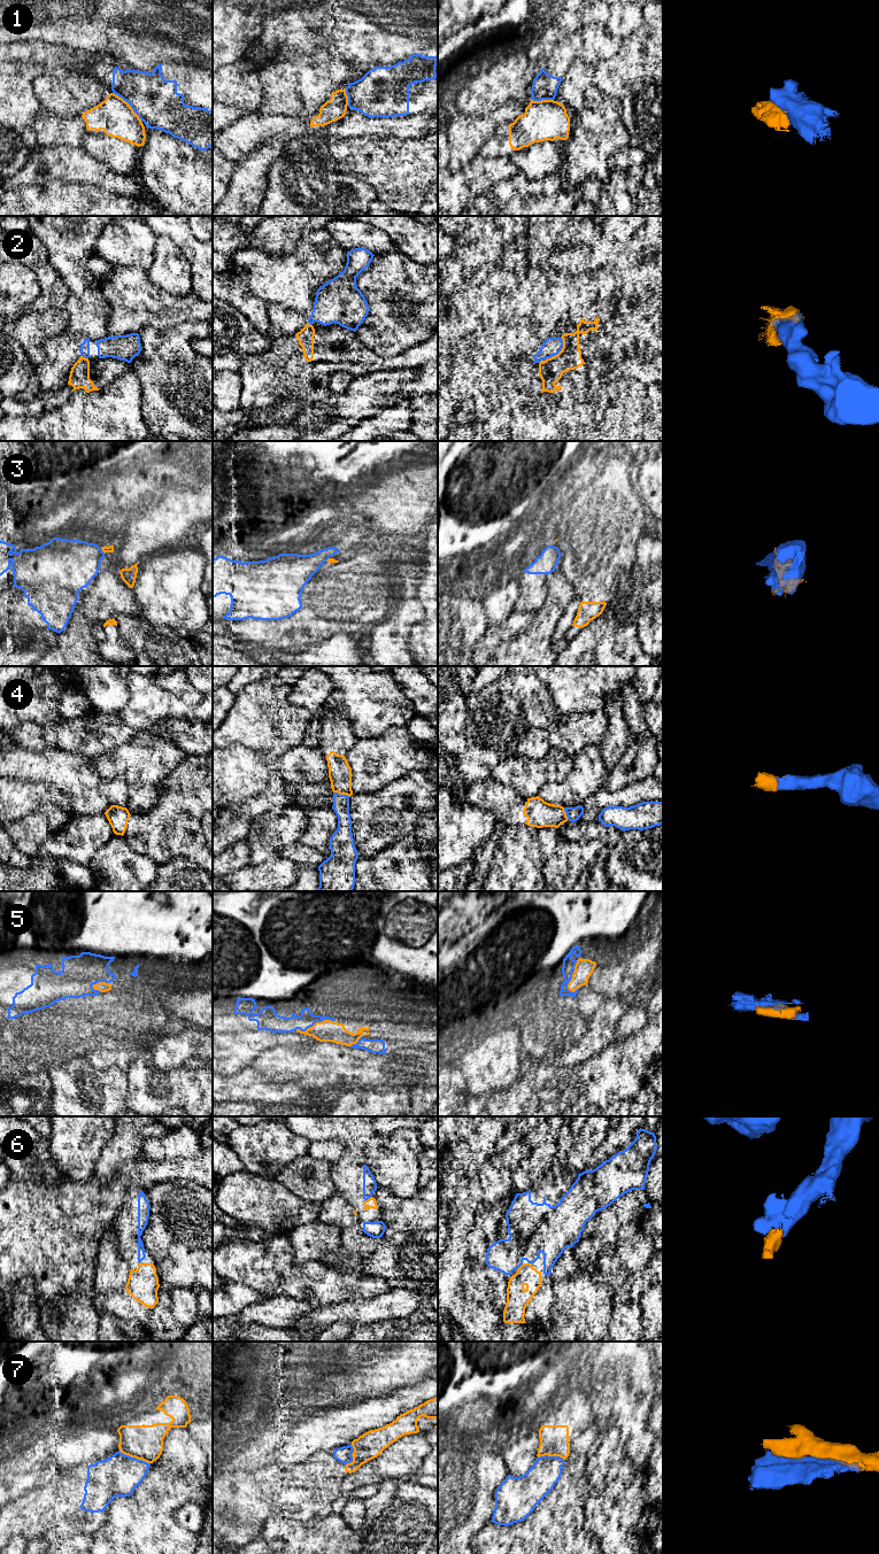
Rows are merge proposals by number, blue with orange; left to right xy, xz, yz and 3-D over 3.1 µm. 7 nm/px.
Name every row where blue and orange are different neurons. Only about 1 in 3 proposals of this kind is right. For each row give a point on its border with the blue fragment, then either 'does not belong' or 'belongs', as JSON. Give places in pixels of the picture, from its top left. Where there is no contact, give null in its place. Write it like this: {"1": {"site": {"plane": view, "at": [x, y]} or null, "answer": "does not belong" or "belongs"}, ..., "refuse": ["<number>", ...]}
{"1": {"site": {"plane": "xy", "at": [129, 103]}, "answer": "does not belong"}, "2": {"site": {"plane": "yz", "at": [560, 350]}, "answer": "belongs"}, "3": {"site": {"plane": "xy", "at": [101, 550]}, "answer": "does not belong"}, "4": {"site": {"plane": "xz", "at": [341, 795]}, "answer": "belongs"}, "5": {"site": {"plane": "xz", "at": [315, 1022]}, "answer": "belongs"}, "6": {"site": {"plane": "xz", "at": [368, 1198]}, "answer": "belongs"}, "7": {"site": {"plane": "xy", "at": [135, 1458]}, "answer": "does not belong"}, "refuse": ["1", "3", "7"]}

